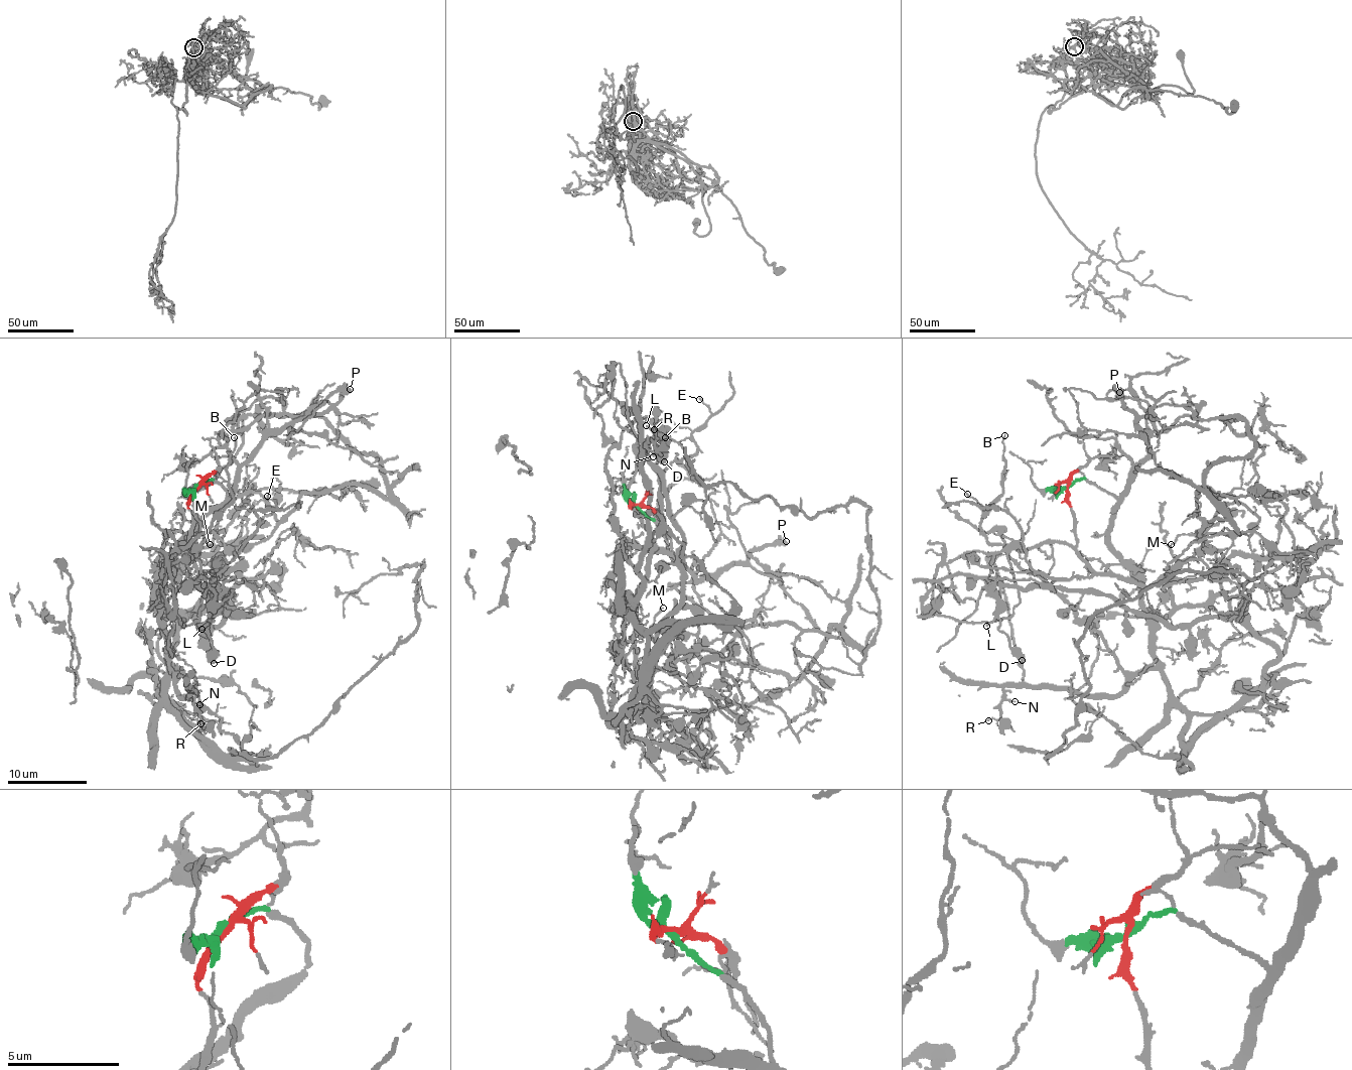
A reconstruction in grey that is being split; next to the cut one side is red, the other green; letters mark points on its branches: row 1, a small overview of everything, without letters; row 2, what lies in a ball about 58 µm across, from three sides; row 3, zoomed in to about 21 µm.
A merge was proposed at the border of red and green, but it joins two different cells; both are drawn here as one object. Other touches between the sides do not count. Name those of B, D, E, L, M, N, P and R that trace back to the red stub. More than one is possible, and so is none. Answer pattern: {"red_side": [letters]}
{"red_side": ["D", "E", "L"]}

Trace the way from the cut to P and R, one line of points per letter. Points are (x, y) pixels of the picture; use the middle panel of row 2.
P: (637, 504), (671, 540), (673, 552), (697, 579), (712, 579), (734, 564), (742, 564), (752, 552), (786, 542)
R: (637, 504), (671, 550), (631, 547), (609, 580), (633, 597), (649, 506), (643, 450), (653, 429)

